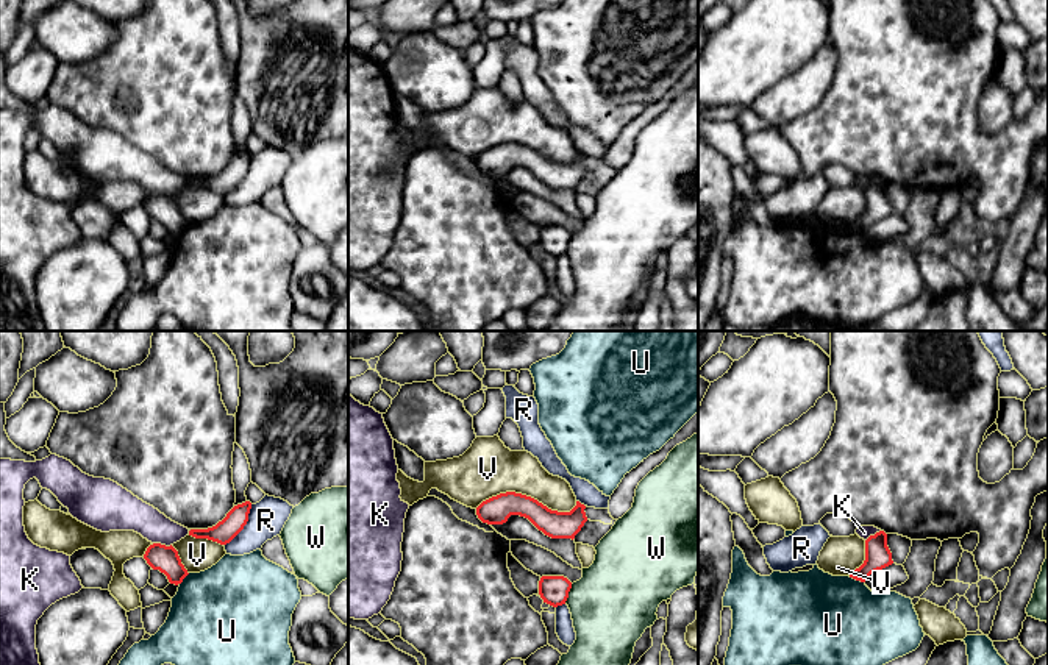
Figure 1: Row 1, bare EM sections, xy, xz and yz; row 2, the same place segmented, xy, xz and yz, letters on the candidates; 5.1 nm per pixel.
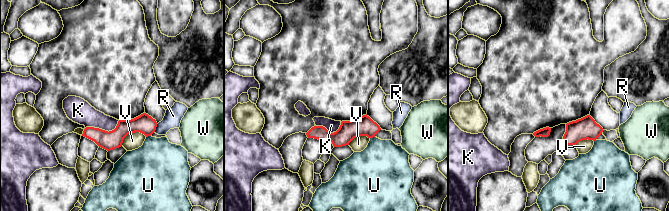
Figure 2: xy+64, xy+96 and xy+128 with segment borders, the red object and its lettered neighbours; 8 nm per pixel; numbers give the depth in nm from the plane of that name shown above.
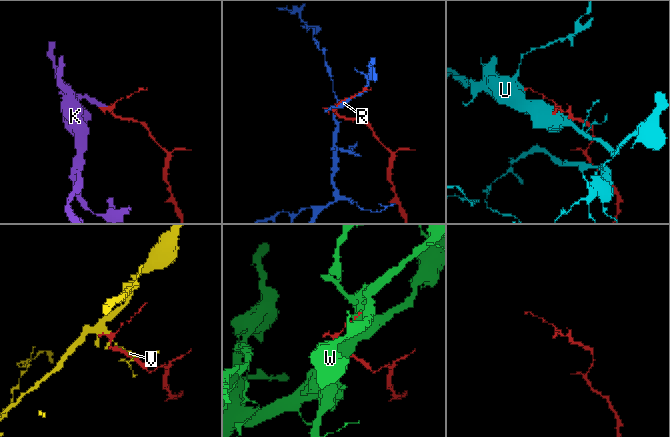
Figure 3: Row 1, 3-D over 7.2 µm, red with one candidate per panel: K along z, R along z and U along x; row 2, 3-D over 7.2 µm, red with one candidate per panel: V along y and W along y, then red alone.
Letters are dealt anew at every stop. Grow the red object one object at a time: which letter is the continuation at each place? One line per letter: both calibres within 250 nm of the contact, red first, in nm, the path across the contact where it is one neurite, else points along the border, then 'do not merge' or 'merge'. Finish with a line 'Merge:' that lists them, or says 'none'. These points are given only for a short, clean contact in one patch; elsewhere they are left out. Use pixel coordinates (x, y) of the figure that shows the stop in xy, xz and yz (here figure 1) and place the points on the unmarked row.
K: 140 nm thick on the red side, 190 nm on the other; border along xy (153, 192), (171, 195); do not merge
R: 110 nm thick on the red side, 190 nm on the other; do not merge
U: 140 nm thick on the red side, 500 nm on the other; do not merge
V: 140 nm thick on the red side, 280 nm on the other; do not merge
W: 150 nm thick on the red side, 420 nm on the other; do not merge
Merge: none

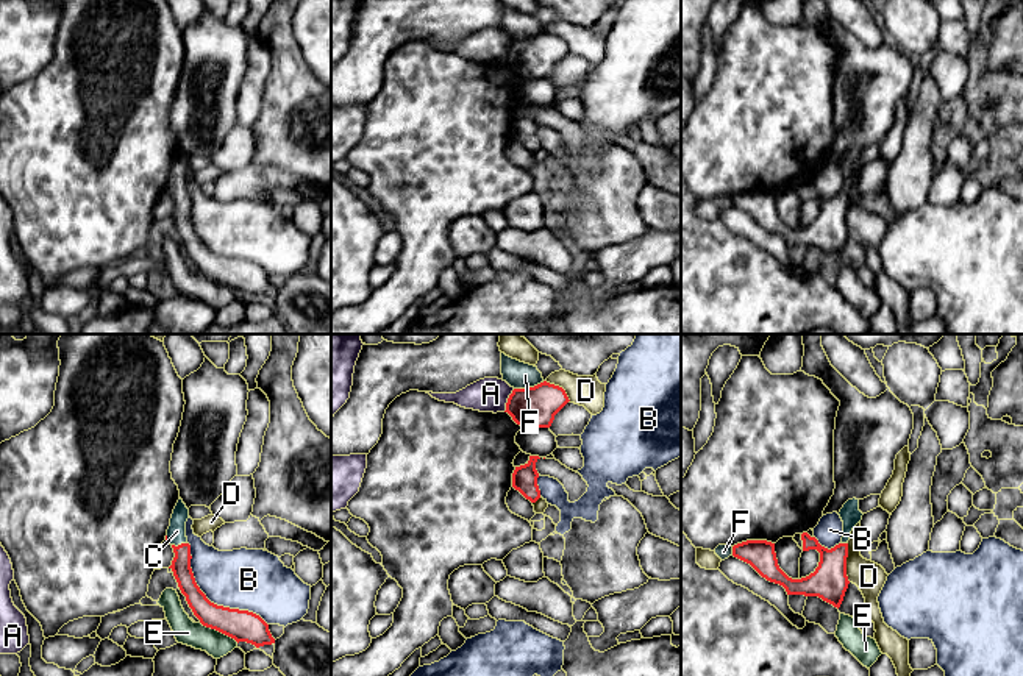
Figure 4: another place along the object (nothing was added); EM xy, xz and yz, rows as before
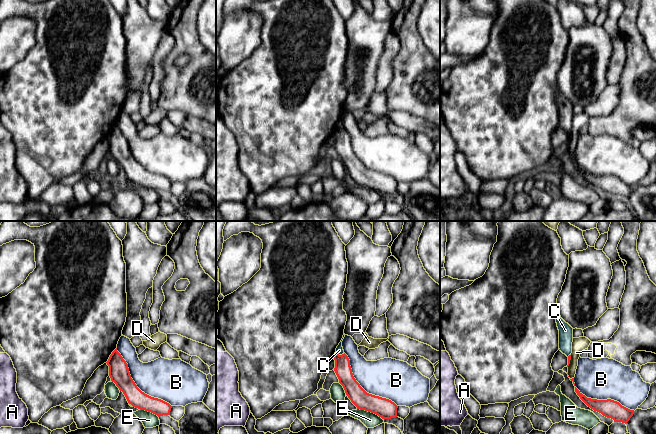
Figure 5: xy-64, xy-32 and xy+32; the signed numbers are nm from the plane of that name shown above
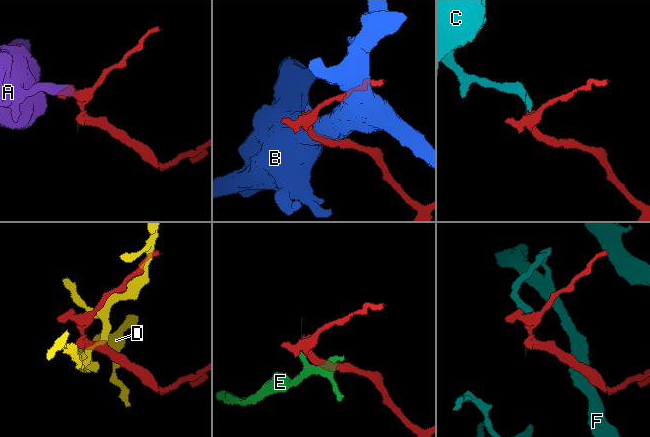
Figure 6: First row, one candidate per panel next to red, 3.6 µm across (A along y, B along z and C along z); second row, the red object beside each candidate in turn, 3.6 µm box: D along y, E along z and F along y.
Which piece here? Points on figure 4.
A: 220 nm thick on the red side, 180 nm on the other; border along xz (514, 39), (503, 61); do not merge
B: 160 nm thick on the red side, 320 nm on the other; do not merge
C: 100 nm thick on the red side, 100 nm on the other; runs through xy (180, 216), (178, 195), (177, 181); merge
D: 190 nm thick on the red side, 160 nm on the other; do not merge
E: 160 nm thick on the red side, 130 nm on the other; do not merge
F: 220 nm thick on the red side, 140 nm on the other; border along xz (544, 32), (514, 39); do not merge
Merge: C

